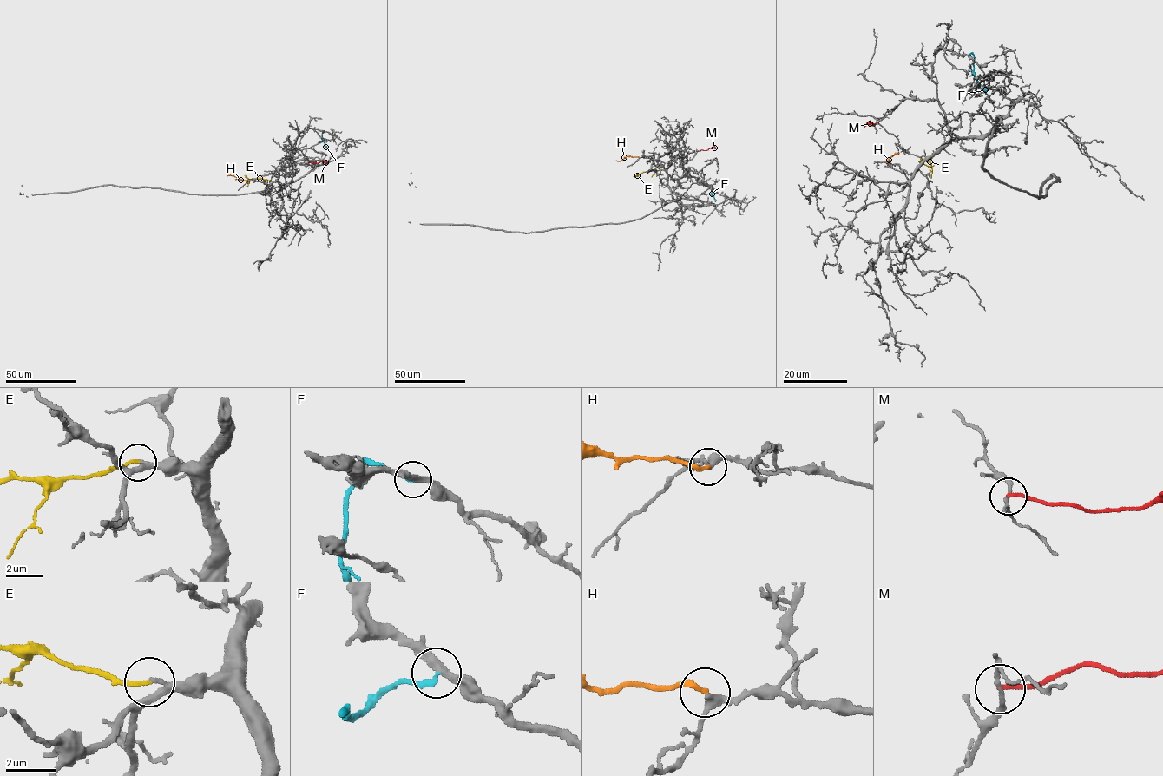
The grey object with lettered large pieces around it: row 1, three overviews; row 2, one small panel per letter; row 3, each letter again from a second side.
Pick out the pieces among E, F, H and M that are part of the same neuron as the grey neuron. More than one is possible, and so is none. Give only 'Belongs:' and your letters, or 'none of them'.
Belongs: E, H

